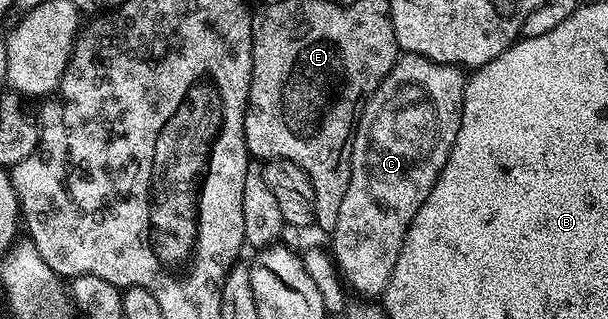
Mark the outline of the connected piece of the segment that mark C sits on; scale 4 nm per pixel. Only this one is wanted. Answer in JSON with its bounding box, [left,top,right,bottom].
[332,53,466,299]

